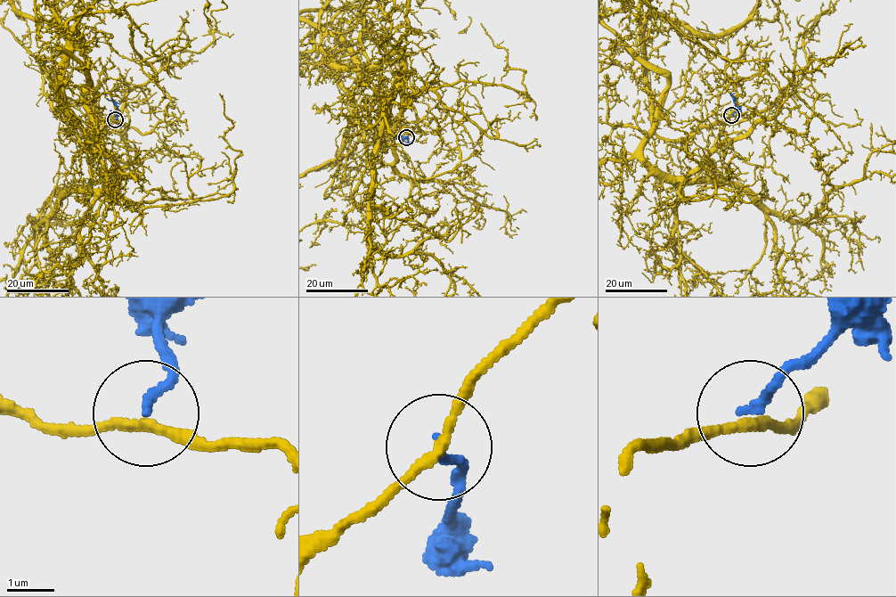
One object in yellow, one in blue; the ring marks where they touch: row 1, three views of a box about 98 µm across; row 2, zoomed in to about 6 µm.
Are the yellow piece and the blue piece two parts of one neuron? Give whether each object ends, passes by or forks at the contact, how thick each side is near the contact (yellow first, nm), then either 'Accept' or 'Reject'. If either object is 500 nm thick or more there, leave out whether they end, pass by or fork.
At the ring yellow passes by. At the ring blue ends. Thickness 190 nm (yellow) against 190 nm. Reject

